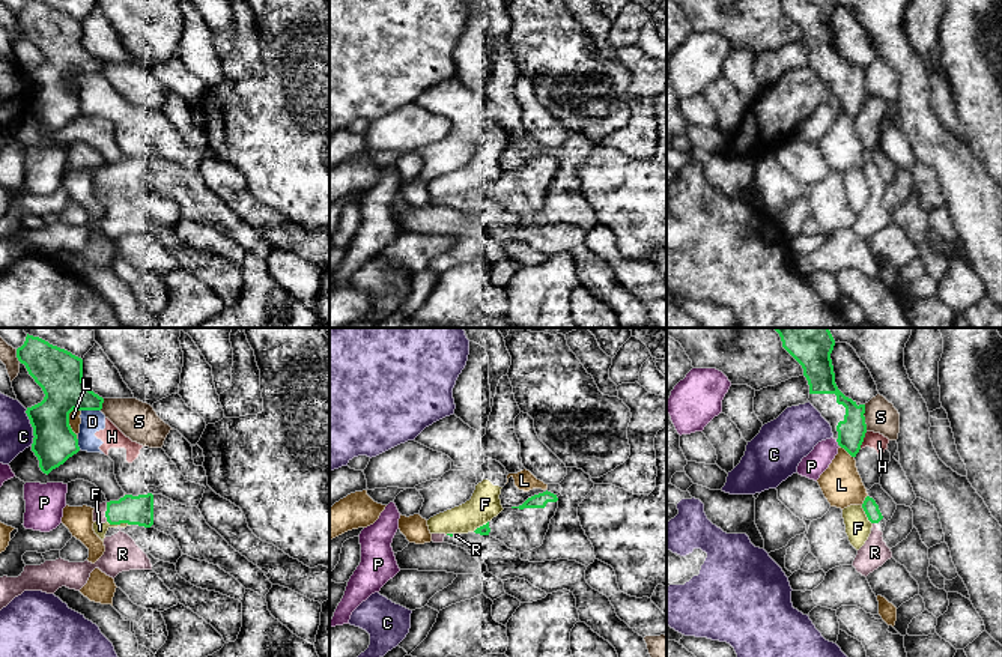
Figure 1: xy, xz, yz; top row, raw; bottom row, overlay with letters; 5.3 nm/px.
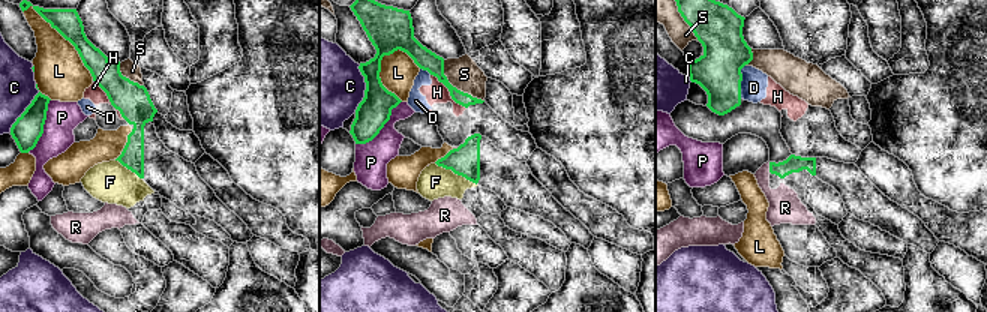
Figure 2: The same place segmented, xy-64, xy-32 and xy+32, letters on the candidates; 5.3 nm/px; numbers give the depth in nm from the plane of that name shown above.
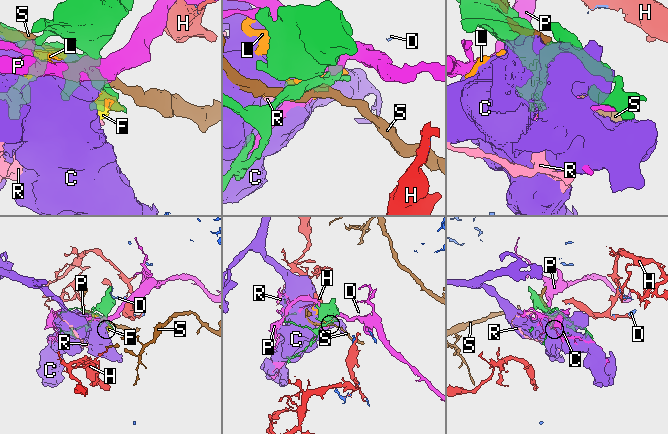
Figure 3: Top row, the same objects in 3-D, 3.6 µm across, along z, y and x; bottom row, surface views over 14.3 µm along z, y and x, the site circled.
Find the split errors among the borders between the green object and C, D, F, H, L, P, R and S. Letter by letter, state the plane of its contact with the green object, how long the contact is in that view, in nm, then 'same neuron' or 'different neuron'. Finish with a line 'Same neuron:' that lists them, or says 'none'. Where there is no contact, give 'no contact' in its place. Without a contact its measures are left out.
C: contact in xy; length 200 nm; different neuron
D: contact in xy; length 100 nm; different neuron
F: contact in xy; length 130 nm; different neuron
H: contact in yz; length 100 nm; different neuron
L: contact in xy; length 180 nm; different neuron
P: contact in yz; length 40 nm; different neuron
R: contact in xy; length 100 nm; same neuron
S: contact in yz; length 140 nm; different neuron
Same neuron: R

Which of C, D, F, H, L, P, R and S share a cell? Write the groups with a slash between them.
C / D H / F / L / P / R / S

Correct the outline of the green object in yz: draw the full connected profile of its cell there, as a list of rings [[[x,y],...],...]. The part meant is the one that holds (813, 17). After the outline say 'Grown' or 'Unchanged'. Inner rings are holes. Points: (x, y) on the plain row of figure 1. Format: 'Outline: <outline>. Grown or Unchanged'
Outline: [[[781,0],[781,5],[803,32],[809,48],[808,65],[830,87],[838,110],[856,120],[867,96],[865,68],[846,60],[835,47],[830,23],[833,0]]]. Grown

